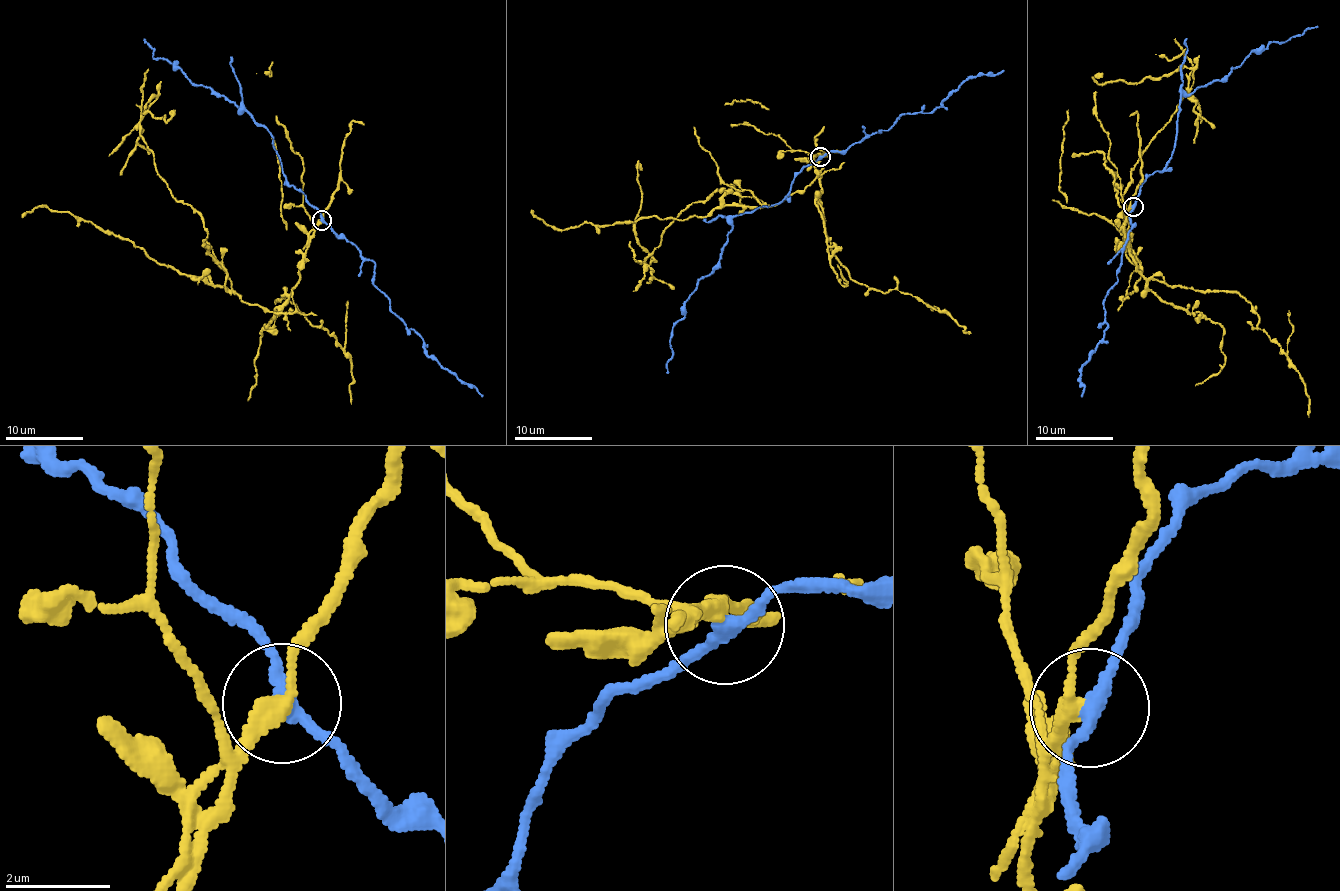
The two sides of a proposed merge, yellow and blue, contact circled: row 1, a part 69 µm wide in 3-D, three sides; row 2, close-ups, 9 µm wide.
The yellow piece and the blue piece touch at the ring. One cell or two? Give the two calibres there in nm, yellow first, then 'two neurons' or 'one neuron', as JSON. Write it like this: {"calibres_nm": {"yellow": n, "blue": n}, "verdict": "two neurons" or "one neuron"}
{"calibres_nm": {"yellow": 280, "blue": 280}, "verdict": "two neurons"}

